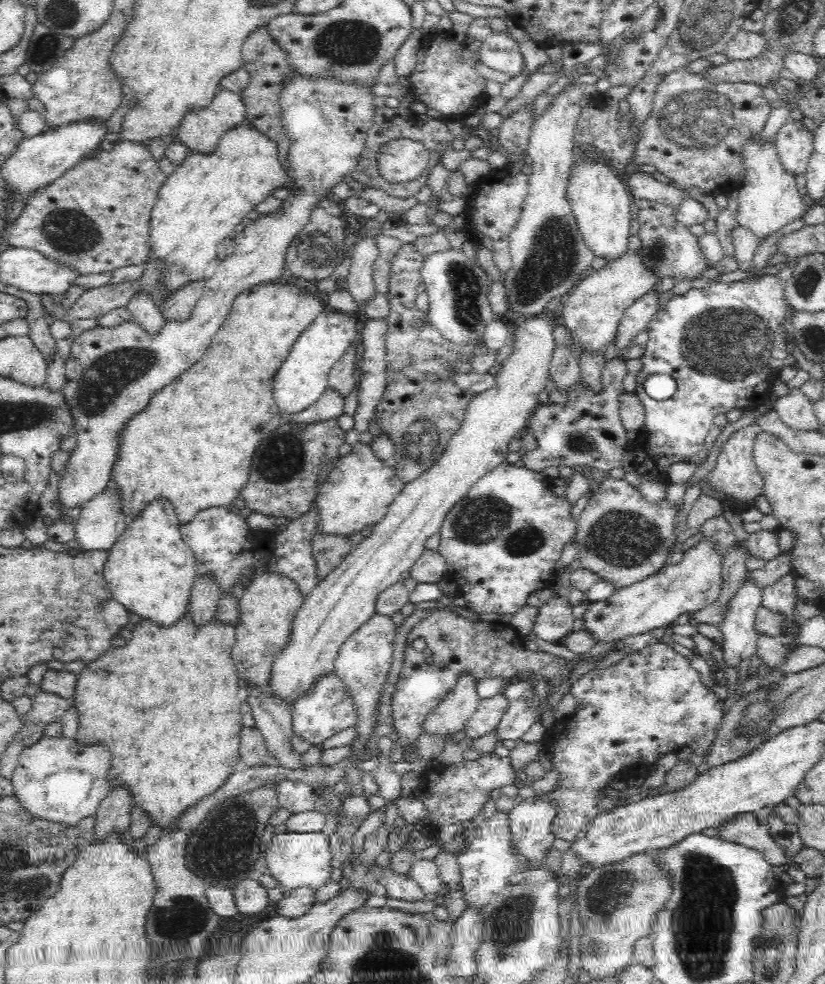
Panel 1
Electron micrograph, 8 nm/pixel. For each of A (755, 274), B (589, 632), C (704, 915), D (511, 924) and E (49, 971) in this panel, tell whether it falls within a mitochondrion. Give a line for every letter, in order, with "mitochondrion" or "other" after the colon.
A: other
B: other
C: mitochondrion
D: mitochondrion
E: other

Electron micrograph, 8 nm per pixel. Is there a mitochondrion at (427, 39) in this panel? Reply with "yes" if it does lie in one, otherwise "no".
no

